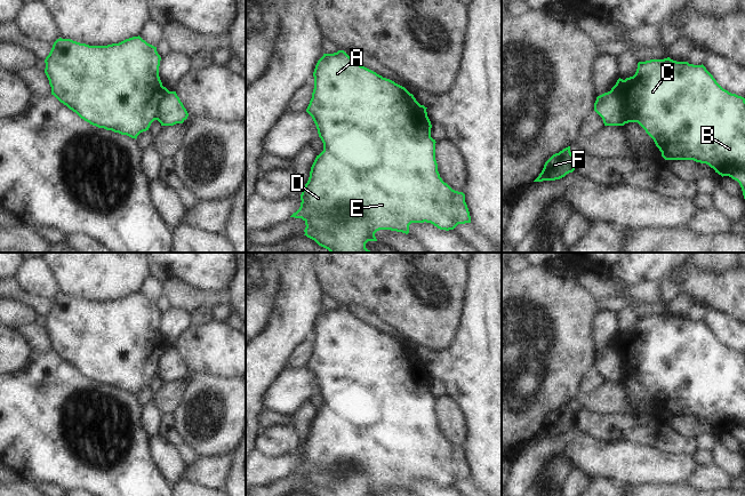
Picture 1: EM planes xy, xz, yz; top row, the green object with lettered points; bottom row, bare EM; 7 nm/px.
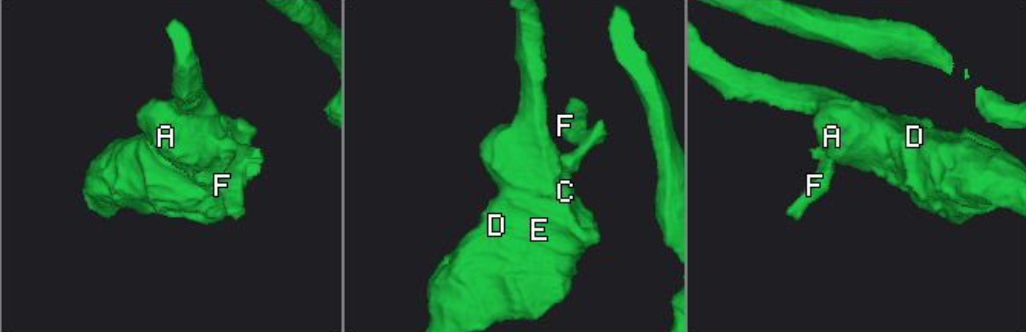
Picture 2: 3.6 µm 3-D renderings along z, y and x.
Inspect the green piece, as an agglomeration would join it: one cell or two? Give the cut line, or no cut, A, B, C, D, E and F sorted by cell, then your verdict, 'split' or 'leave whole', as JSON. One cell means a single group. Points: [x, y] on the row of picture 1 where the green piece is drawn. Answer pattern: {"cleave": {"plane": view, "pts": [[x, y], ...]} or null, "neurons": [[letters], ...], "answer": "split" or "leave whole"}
{"cleave": {"plane": "yz", "pts": [[610, 90], [621, 102], [622, 120], [624, 124]]}, "neurons": [["A", "B", "C", "D", "E"], ["F"]], "answer": "split"}

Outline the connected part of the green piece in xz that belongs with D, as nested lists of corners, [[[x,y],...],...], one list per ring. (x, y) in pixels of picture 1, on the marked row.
[[[344,50],[334,54],[323,54],[318,61],[314,72],[314,89],[306,112],[312,117],[319,137],[323,143],[323,151],[317,155],[310,171],[310,177],[301,194],[301,207],[290,217],[302,218],[305,222],[305,234],[314,240],[319,246],[328,249],[330,253],[372,253],[366,248],[368,241],[377,241],[375,233],[379,230],[391,230],[396,232],[409,233],[411,223],[431,223],[440,230],[454,230],[458,224],[471,223],[471,216],[465,202],[465,194],[452,190],[442,181],[438,171],[435,160],[435,139],[431,137],[431,121],[427,117],[426,109],[422,106],[412,94],[404,87],[394,81],[383,78],[376,72],[361,66]]]

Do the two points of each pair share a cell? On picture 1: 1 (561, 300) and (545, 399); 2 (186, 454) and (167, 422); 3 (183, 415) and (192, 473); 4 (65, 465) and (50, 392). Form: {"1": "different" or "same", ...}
{"1": "same", "2": "same", "3": "different", "4": "same"}

